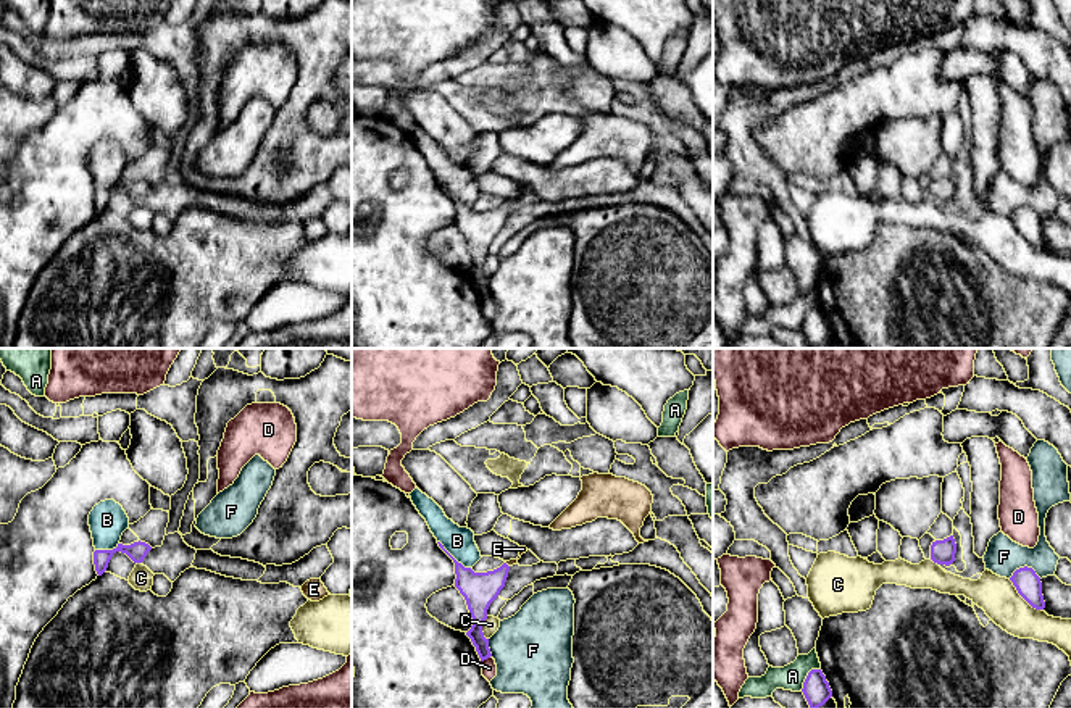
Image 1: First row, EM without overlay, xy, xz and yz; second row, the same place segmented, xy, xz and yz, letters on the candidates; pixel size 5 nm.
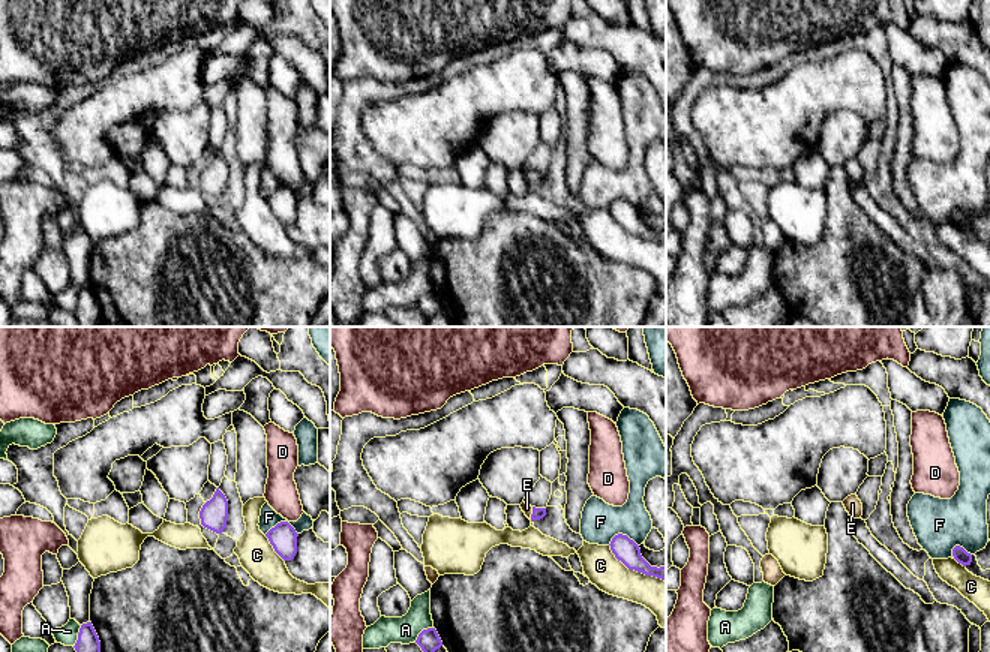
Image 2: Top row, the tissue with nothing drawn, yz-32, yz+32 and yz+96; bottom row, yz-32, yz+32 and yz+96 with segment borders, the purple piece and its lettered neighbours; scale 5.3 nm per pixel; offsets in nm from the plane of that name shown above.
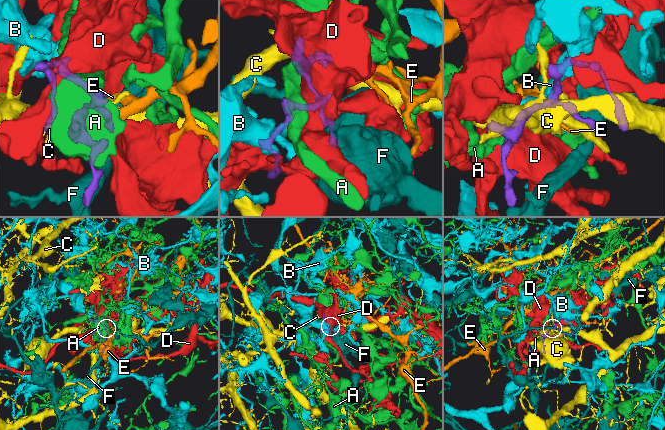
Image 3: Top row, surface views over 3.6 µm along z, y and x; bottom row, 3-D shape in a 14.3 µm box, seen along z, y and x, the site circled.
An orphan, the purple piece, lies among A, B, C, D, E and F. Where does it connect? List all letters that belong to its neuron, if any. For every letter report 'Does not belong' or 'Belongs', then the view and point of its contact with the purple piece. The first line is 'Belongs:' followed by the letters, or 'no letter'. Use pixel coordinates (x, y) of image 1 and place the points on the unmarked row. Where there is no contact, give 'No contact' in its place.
Belongs: E
A: Does not belong. Touches purple at yz (807, 315)
B: Does not belong. Touches purple at xz (454, 197)
C: Does not belong. Touches purple at yz (1023, 236)
D: Does not belong. Touches purple at xz (486, 297)
E: Belongs. Touches purple at xz (507, 204)
F: Does not belong. Touches purple at yz (1025, 205)

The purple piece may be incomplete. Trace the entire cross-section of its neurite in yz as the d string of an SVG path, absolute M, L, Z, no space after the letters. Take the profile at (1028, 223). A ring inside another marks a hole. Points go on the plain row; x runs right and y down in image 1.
M1019 206L1010 216L1018 232L1036 248L1044 248L1042 221L1032 206Z

